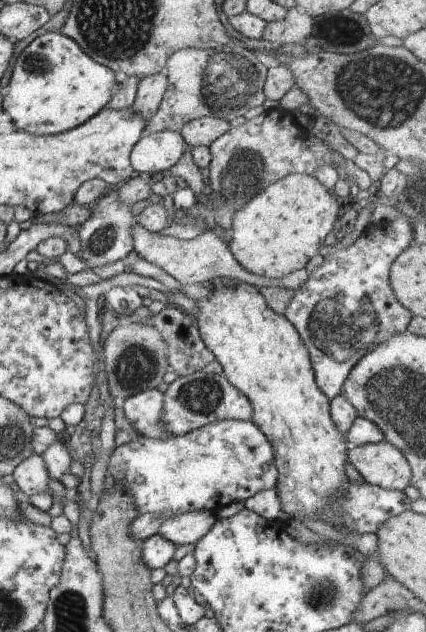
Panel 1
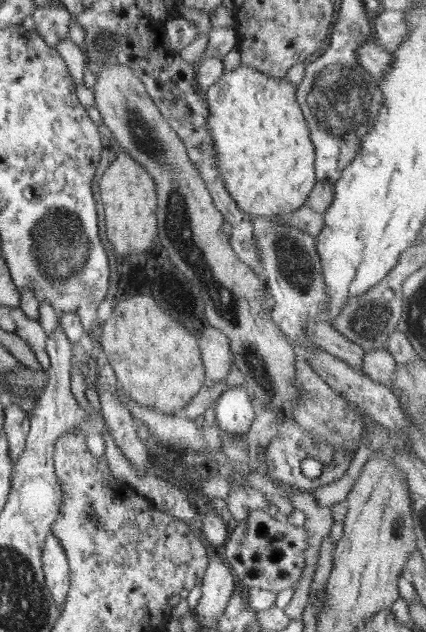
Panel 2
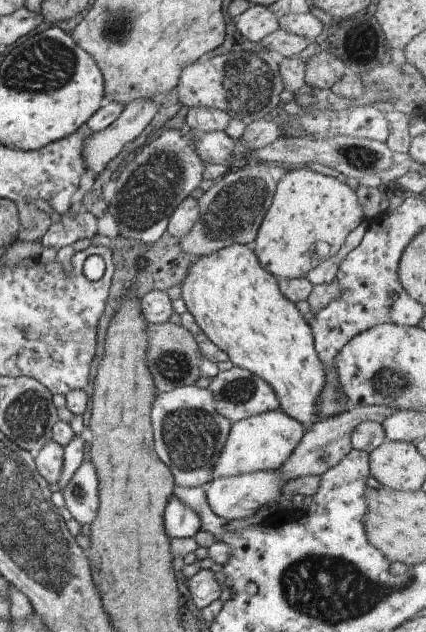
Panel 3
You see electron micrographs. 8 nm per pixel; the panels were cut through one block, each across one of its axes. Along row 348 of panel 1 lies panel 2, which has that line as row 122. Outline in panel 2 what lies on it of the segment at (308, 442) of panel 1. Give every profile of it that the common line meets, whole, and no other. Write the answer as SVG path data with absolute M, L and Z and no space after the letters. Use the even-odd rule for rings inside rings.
M241 62L235 70L223 71L205 94L221 177L251 220L298 210L317 181L315 146L297 101L297 89L286 78L271 77Z

